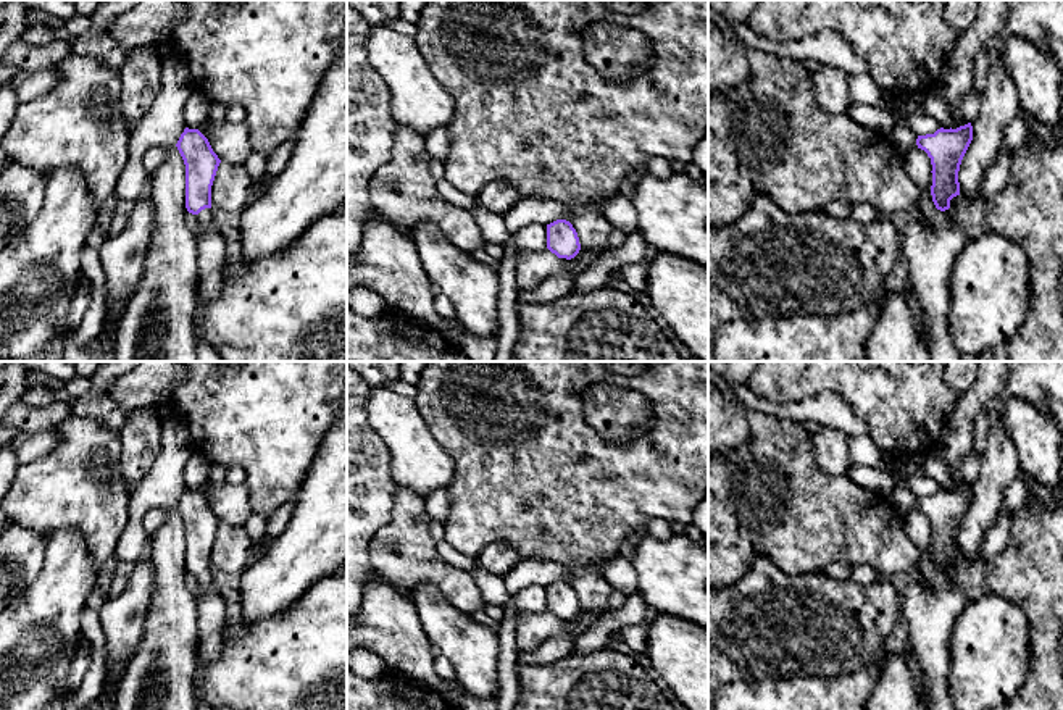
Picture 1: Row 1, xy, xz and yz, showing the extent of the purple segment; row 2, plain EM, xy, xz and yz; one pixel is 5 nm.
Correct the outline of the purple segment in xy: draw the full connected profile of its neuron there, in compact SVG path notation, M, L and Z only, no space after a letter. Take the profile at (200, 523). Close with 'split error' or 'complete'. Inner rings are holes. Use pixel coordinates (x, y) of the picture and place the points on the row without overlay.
M186 489L176 505L186 526L186 570L197 578L198 660L205 668L223 652L227 607L211 570L211 547L221 521L198 491Z; split error

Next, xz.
M557 581L547 586L547 610L558 620L566 621L571 621L579 615L579 599L569 583Z; complete

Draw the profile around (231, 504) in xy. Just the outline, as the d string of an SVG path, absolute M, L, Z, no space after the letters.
M223 482L218 487L211 487L208 503L221 523L244 526L247 518L253 513L245 482Z

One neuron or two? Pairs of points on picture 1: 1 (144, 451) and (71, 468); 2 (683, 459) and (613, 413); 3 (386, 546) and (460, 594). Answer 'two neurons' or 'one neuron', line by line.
1: two neurons
2: two neurons
3: one neuron

